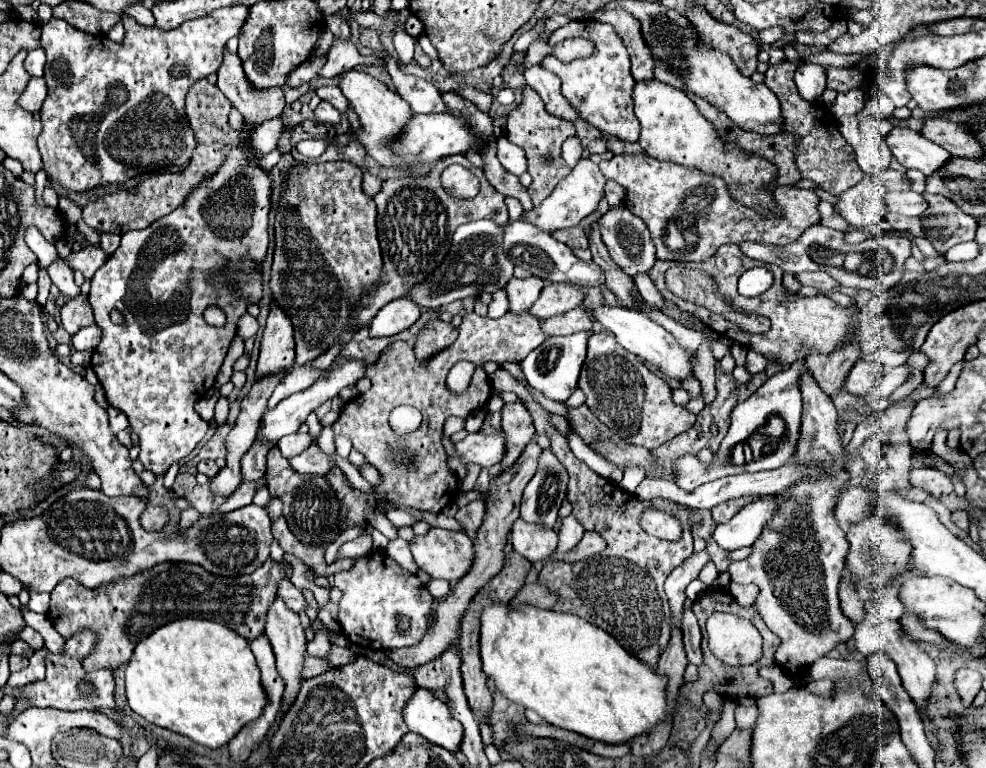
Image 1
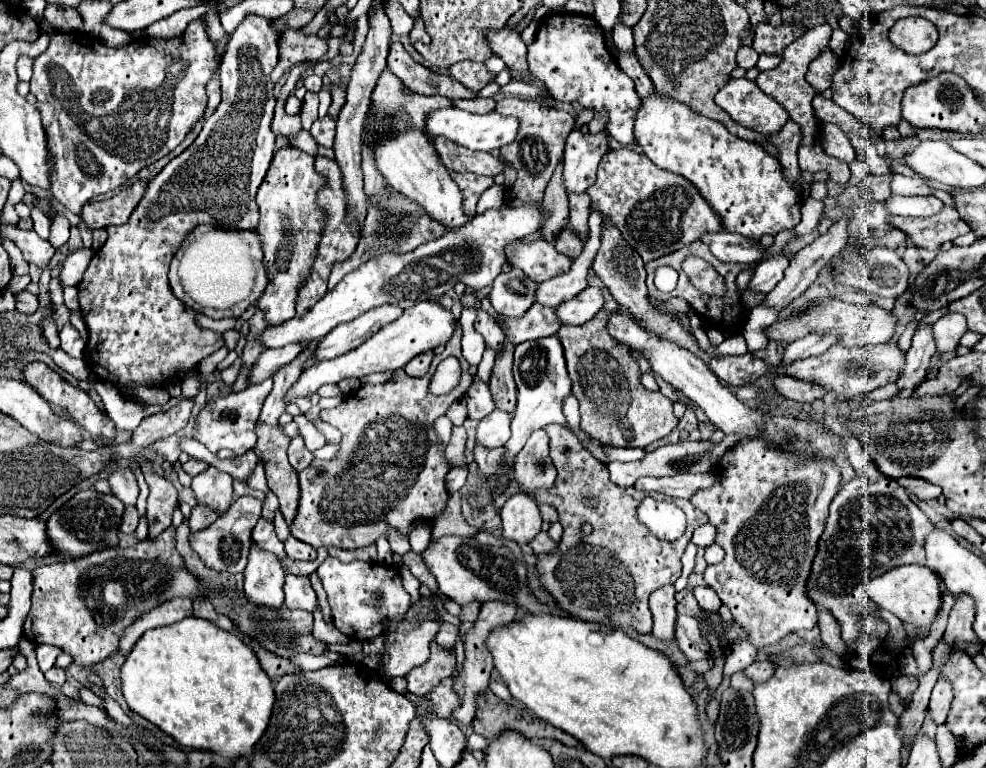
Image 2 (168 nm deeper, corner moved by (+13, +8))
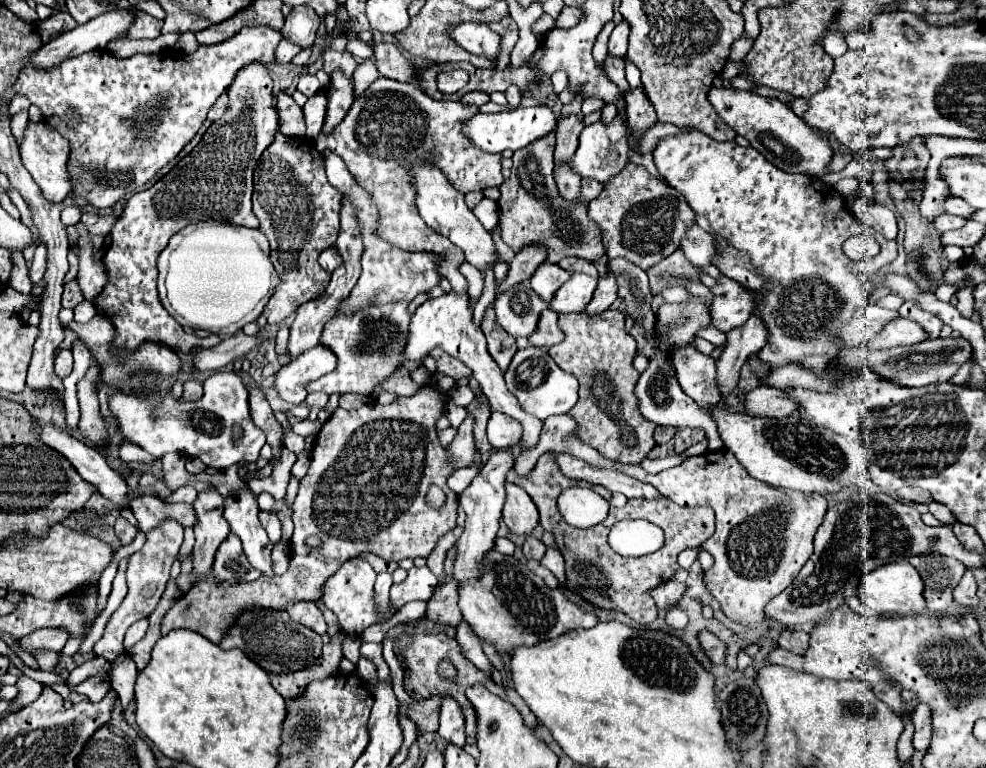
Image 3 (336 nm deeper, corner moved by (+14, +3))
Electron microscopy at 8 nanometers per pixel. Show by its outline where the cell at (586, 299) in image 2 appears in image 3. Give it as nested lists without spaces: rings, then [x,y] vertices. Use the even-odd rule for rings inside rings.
[[[606,273],[602,279],[598,279],[598,287],[582,313],[586,313],[588,317],[594,317],[594,313],[606,311],[616,301],[616,297],[618,297],[616,293],[618,293],[618,289],[616,289],[614,277],[610,277],[610,273]]]

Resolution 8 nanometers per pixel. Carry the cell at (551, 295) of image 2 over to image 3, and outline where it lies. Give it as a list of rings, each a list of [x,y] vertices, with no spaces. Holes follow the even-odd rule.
[[[572,275],[562,289],[554,293],[554,299],[550,301],[550,309],[556,313],[580,313],[584,305],[588,305],[594,289],[596,289],[596,277],[590,275]]]

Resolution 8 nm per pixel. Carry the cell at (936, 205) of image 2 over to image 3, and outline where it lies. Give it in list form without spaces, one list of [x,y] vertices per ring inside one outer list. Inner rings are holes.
[[[944,213],[944,215],[938,215],[932,223],[934,223],[934,227],[938,229],[938,233],[944,233],[944,231],[962,227],[962,225],[966,223],[966,219],[964,219],[964,217],[956,217],[956,215],[948,215],[948,213]]]

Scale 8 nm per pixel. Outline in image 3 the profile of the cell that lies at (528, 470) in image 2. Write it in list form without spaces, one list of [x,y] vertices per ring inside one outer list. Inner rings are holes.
[[[444,293],[442,297],[436,299],[428,299],[426,303],[422,303],[412,319],[410,319],[410,327],[408,327],[408,339],[404,343],[404,353],[402,363],[412,363],[412,361],[424,361],[428,357],[428,353],[440,347],[442,351],[446,351],[452,357],[458,357],[462,363],[466,363],[472,371],[474,371],[474,379],[480,383],[482,393],[488,397],[492,411],[500,411],[504,415],[510,415],[512,419],[518,419],[524,433],[522,433],[522,441],[520,441],[520,449],[522,453],[534,449],[534,445],[540,439],[540,431],[542,431],[542,421],[538,421],[536,417],[532,417],[530,413],[526,413],[520,405],[518,399],[506,389],[504,377],[496,365],[496,361],[492,361],[488,349],[486,349],[486,337],[484,333],[472,323],[472,305],[468,295],[456,295],[456,293]]]

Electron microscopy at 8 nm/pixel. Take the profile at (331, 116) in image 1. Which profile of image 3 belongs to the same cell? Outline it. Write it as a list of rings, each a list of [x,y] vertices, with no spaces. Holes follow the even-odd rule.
[[[316,93],[304,105],[304,121],[306,121],[306,137],[308,139],[318,137],[318,133],[324,125],[324,115],[326,115],[326,95]]]

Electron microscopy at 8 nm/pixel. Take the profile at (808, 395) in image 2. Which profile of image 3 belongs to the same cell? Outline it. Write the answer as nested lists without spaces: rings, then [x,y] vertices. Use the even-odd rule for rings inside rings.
[[[760,385],[746,395],[746,413],[760,417],[786,417],[798,409],[798,403],[786,397],[784,391],[768,385]]]

